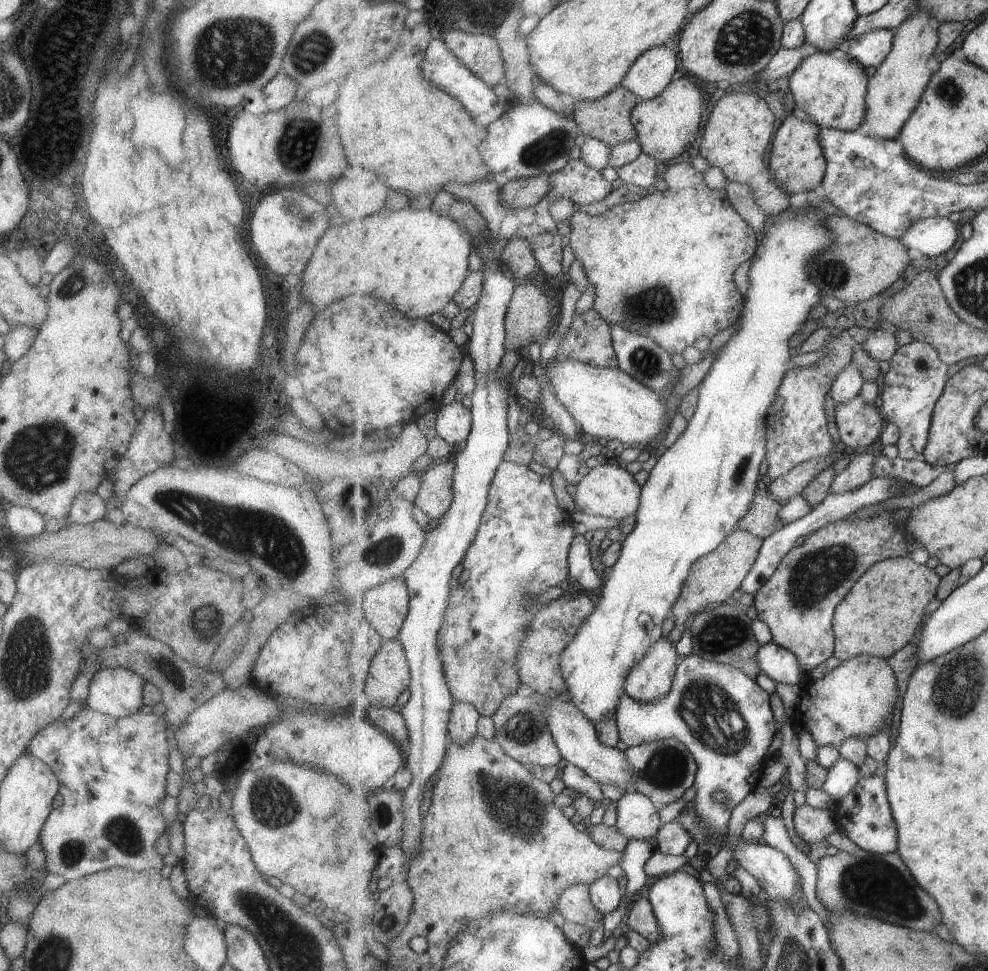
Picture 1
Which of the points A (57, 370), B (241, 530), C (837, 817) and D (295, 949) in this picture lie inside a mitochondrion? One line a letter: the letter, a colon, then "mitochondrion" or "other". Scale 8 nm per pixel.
A: other
B: mitochondrion
C: other
D: mitochondrion

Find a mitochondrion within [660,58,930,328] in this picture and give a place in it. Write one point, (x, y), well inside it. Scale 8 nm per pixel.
(835, 275)

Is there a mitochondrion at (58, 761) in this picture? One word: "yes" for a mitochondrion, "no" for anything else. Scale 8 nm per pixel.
no

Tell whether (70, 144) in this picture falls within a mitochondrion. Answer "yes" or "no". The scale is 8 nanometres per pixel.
no

